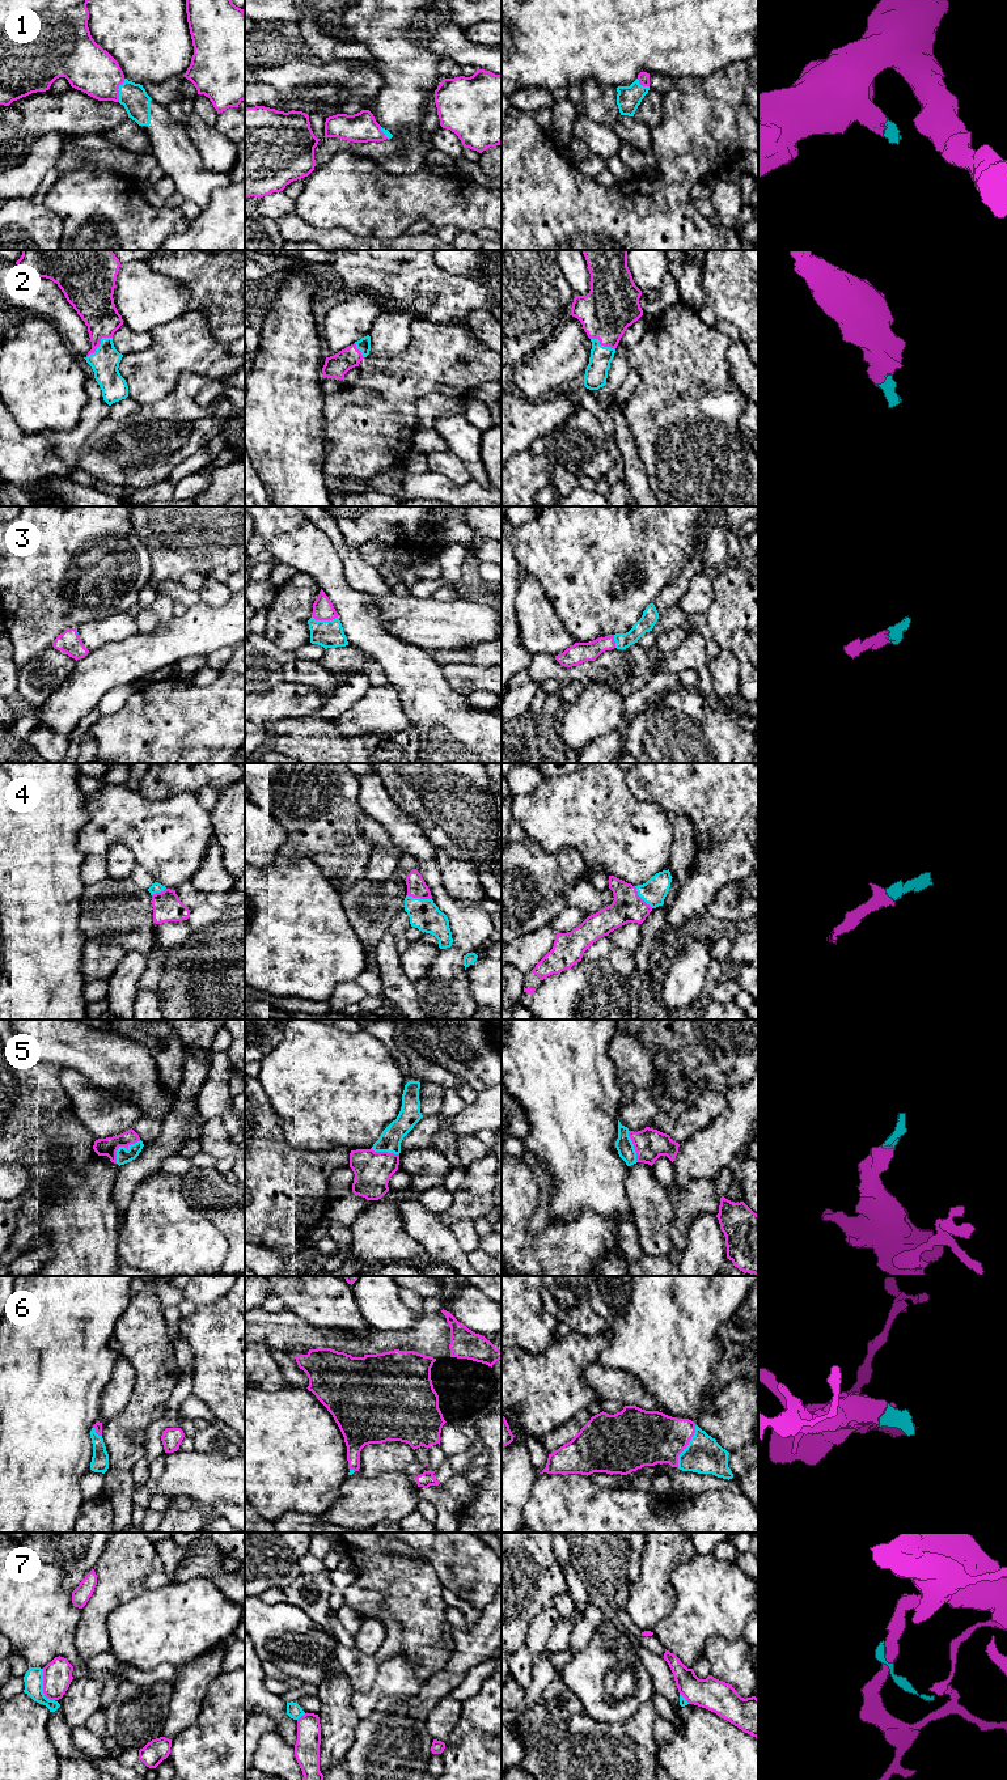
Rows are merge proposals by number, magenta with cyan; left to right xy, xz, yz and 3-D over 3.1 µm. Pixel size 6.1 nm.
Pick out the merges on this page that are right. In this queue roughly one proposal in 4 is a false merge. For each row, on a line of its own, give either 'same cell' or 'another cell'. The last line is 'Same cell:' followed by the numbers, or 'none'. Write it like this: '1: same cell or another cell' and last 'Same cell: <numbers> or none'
1: same cell
2: same cell
3: same cell
4: same cell
5: same cell
6: same cell
7: another cell
Same cell: 1, 2, 3, 4, 5, 6

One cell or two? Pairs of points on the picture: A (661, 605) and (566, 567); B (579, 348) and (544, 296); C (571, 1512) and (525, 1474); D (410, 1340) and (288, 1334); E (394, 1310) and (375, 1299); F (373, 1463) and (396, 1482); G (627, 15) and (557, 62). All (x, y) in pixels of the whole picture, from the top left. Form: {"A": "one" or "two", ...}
{"A": "two", "B": "two", "C": "two", "D": "one", "E": "one", "F": "two", "G": "one"}

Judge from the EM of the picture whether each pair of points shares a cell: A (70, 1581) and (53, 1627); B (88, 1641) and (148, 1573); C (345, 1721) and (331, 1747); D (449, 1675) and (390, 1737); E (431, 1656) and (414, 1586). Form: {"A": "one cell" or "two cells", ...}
{"A": "two cells", "B": "one cell", "C": "one cell", "D": "one cell", "E": "one cell"}

